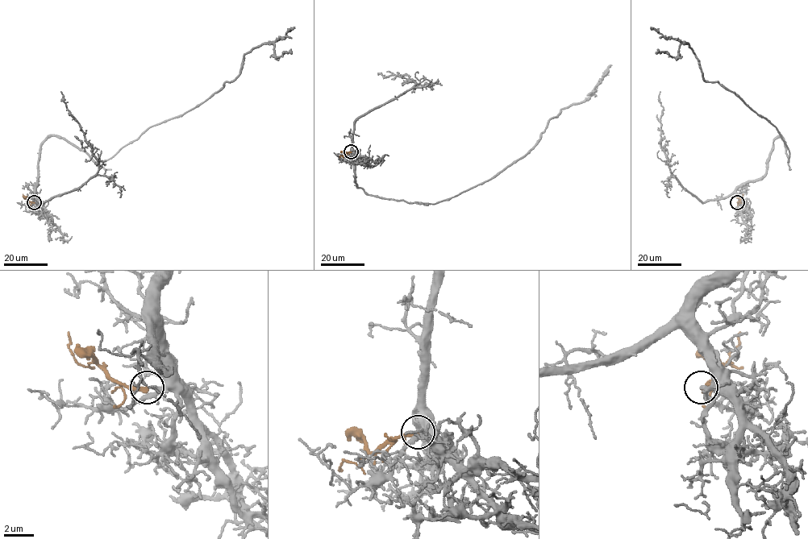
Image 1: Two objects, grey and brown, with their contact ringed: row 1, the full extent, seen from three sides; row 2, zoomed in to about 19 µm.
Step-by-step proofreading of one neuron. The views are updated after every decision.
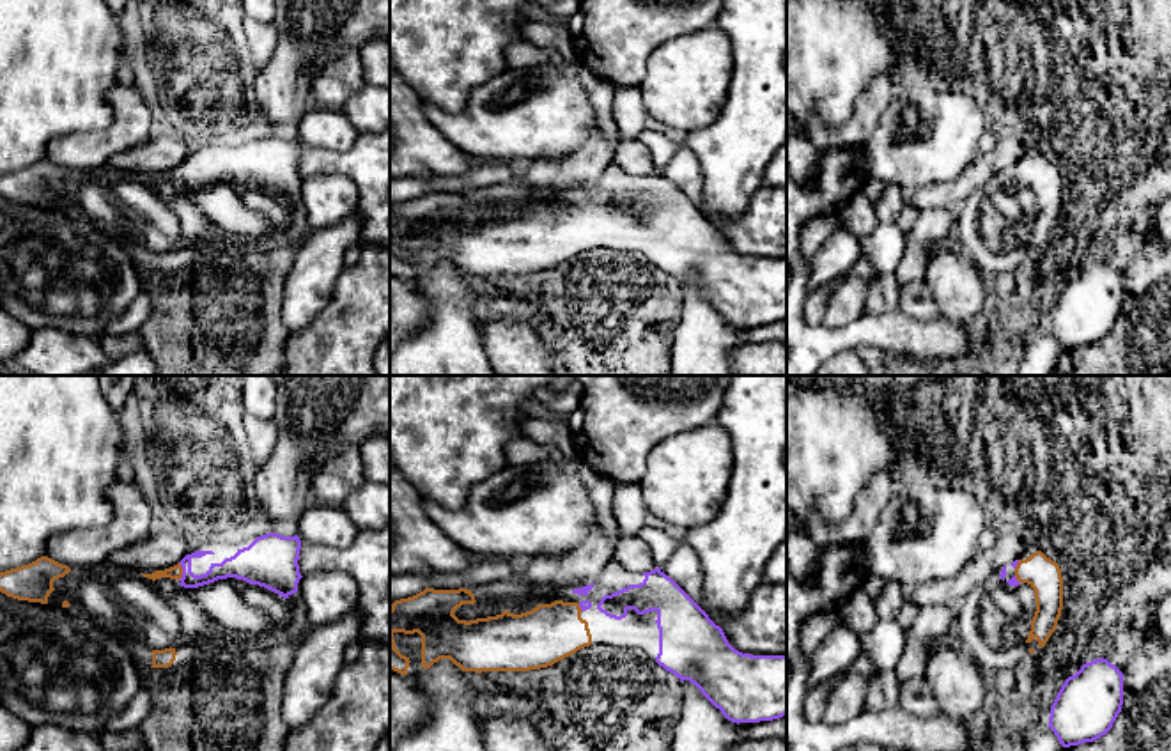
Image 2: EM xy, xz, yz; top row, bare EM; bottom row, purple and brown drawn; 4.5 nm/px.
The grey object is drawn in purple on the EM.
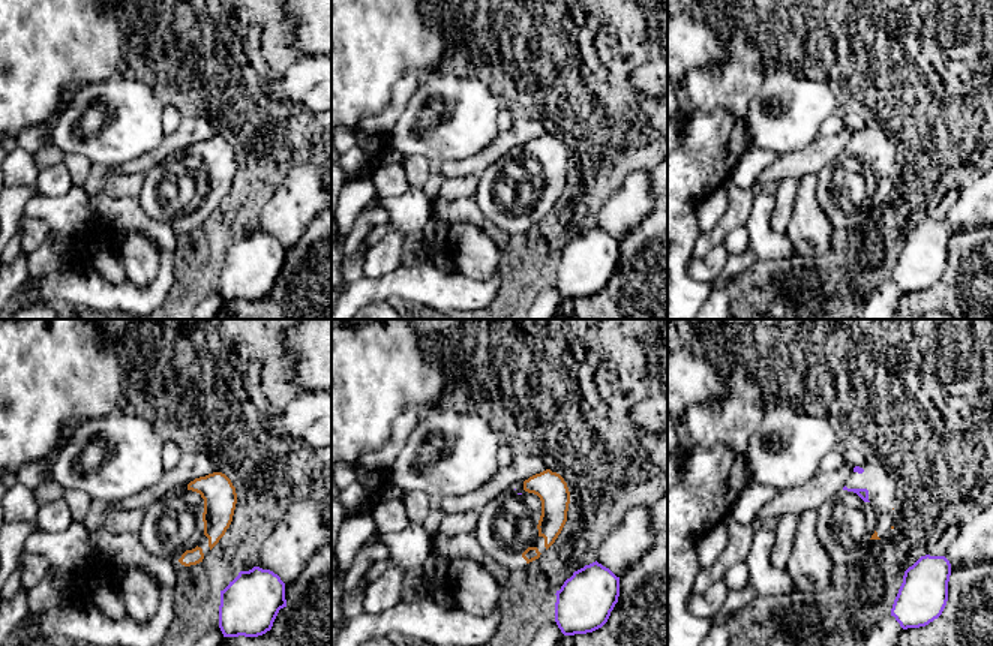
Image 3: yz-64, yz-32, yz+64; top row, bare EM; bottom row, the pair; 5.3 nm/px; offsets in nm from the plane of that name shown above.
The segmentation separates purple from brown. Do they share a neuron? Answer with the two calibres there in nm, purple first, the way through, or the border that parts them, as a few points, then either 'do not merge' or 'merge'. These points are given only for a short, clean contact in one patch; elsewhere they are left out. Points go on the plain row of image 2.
calibres 110 and 60 nm; way xy (238, 169), (208, 181), (183, 174), (174, 176); merge

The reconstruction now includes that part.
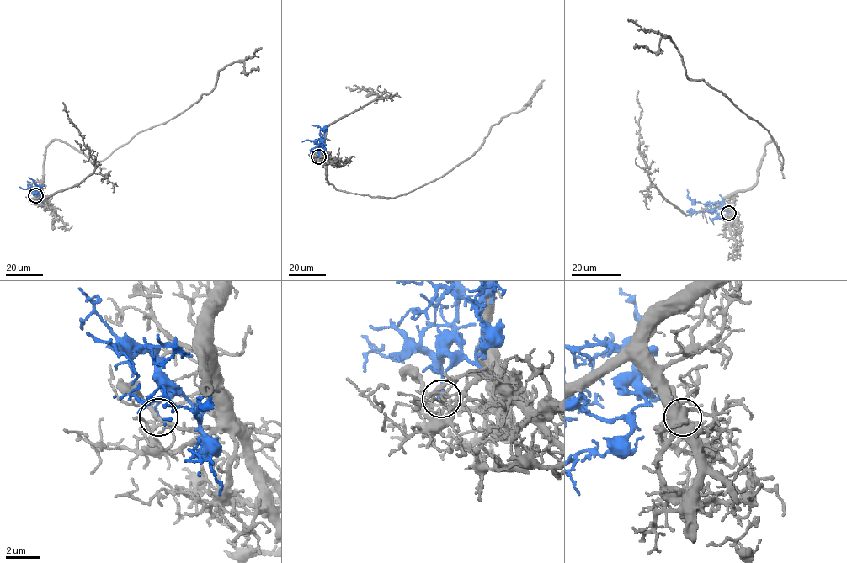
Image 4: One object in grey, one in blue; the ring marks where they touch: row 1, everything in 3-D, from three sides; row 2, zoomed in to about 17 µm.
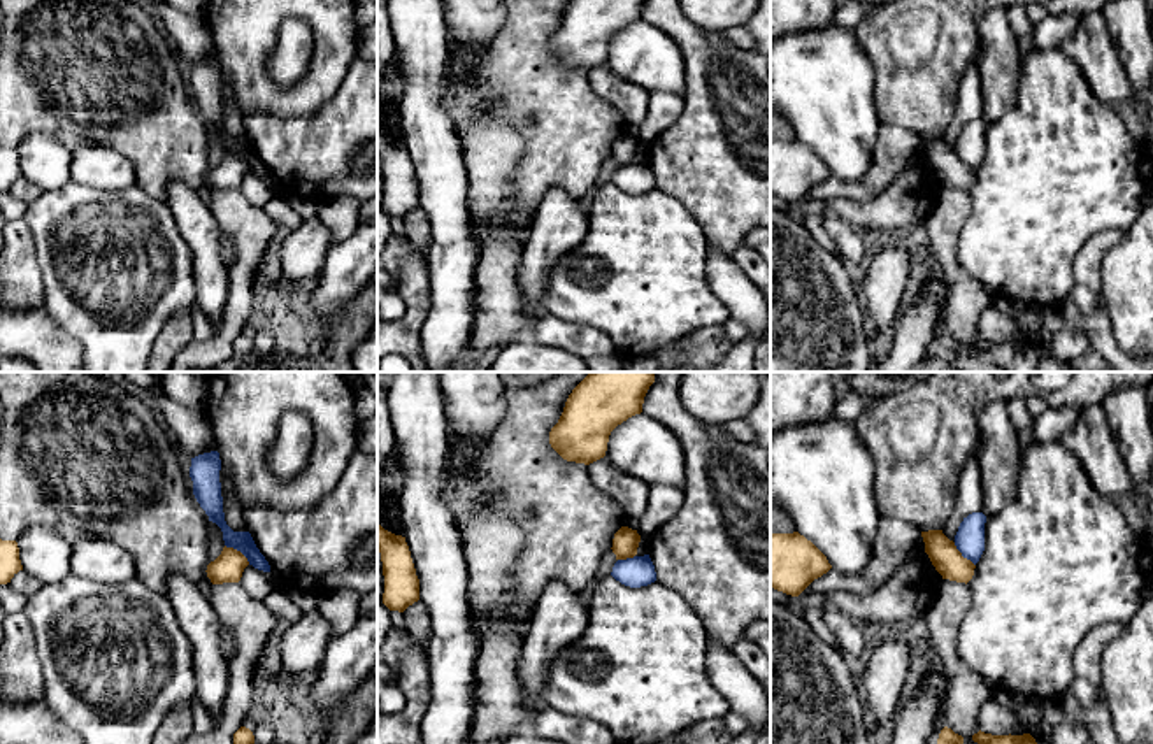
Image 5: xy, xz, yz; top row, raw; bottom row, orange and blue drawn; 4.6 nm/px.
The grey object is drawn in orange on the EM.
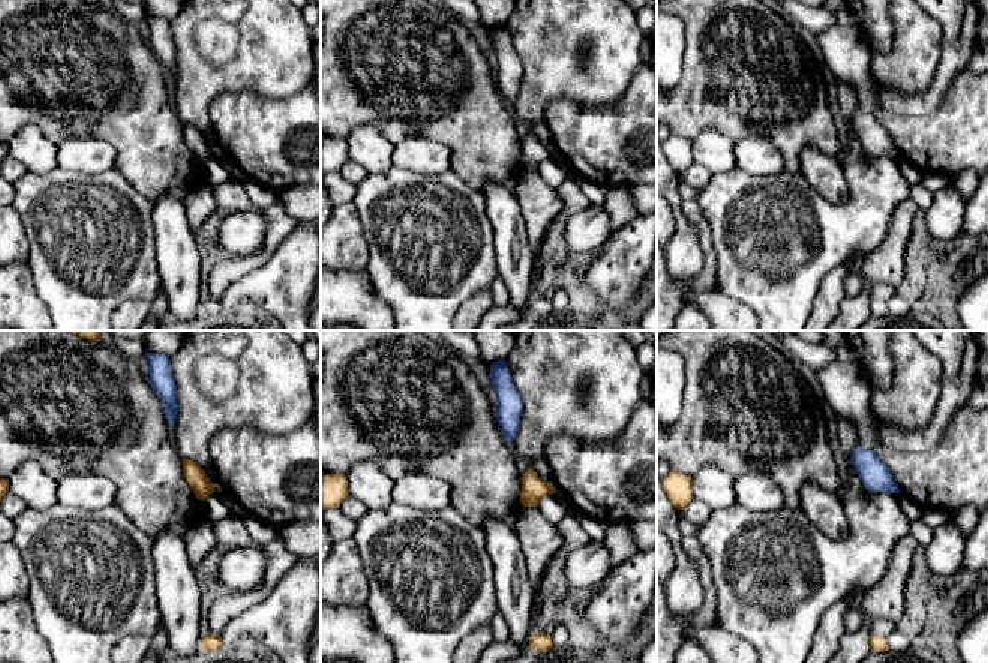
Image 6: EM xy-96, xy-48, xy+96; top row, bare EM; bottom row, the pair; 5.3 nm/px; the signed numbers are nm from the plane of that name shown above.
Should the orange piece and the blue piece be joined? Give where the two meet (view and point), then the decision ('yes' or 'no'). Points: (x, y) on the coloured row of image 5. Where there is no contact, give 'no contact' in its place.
meets orange in xy at (239, 551); no

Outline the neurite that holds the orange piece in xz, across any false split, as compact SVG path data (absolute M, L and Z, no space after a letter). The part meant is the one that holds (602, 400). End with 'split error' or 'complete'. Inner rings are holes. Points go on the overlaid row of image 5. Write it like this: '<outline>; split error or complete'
M590 372L551 428L551 447L567 461L590 465L604 458L611 432L642 412L653 383L655 372Z; complete

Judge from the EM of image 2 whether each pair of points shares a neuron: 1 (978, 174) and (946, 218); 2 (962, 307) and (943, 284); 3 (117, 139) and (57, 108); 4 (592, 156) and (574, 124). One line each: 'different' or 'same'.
1: different
2: same
3: different
4: different

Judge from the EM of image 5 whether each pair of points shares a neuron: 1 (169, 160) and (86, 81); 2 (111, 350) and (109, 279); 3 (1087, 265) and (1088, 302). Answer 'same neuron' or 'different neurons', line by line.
1: same neuron
2: same neuron
3: different neurons

